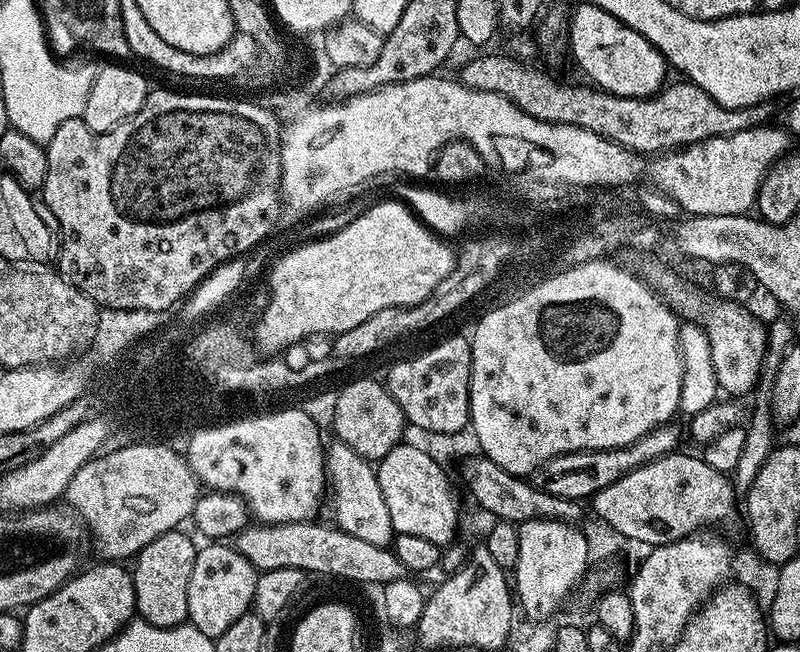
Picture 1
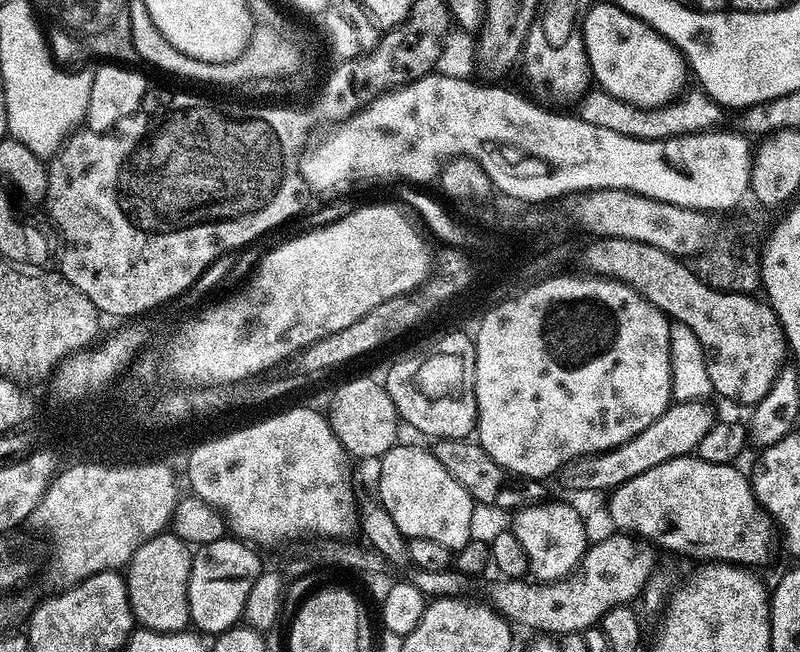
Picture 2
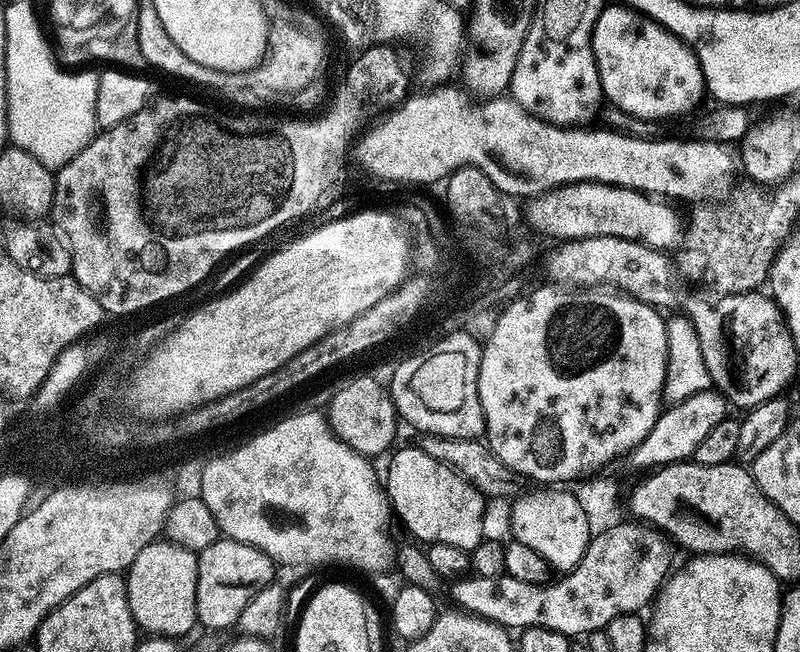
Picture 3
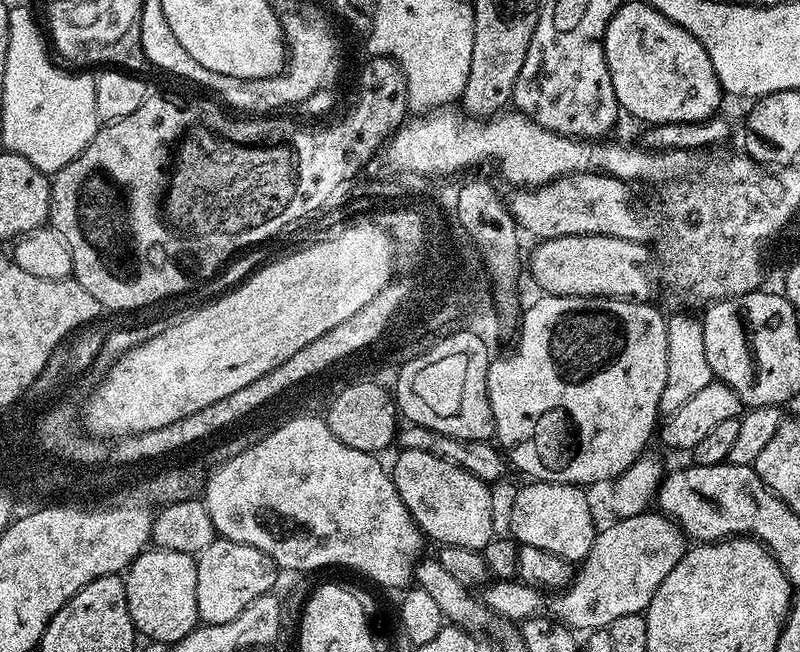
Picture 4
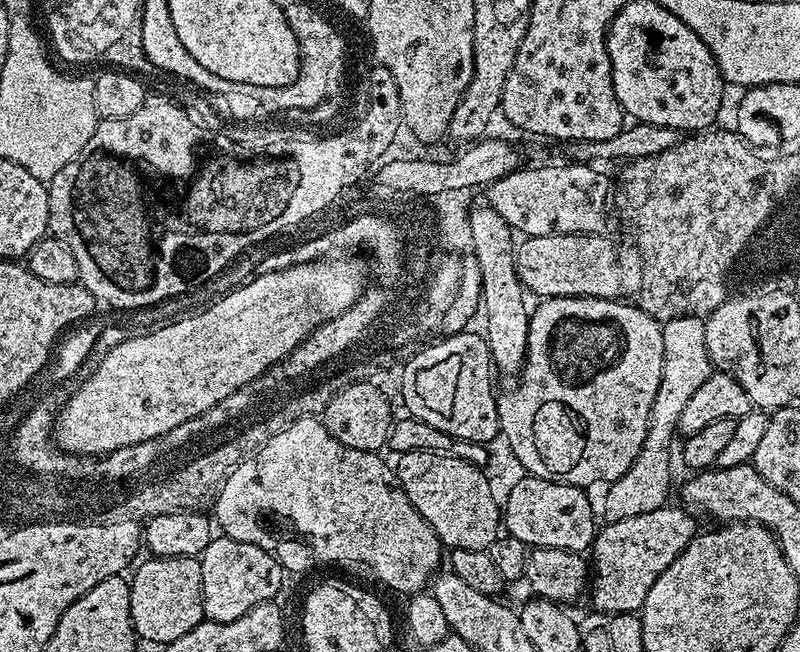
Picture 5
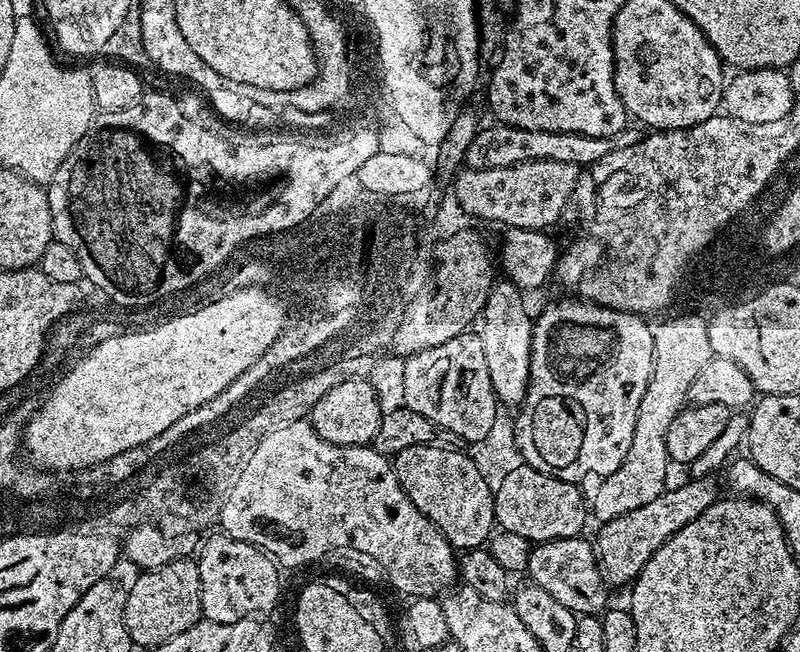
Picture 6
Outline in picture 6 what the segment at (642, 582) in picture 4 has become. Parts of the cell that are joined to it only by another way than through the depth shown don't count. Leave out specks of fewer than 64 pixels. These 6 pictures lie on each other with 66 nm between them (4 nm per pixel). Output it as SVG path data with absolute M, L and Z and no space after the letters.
M692 480L689 484L681 486L677 492L669 491L659 500L648 504L641 509L635 510L630 515L617 520L612 520L605 523L600 529L600 544L598 540L598 558L602 563L602 571L609 585L628 584L640 575L644 567L648 565L654 554L659 552L664 544L671 540L674 534L681 532L690 522L694 522L701 516L711 504L717 503L718 495L716 496L716 484L712 480Z

